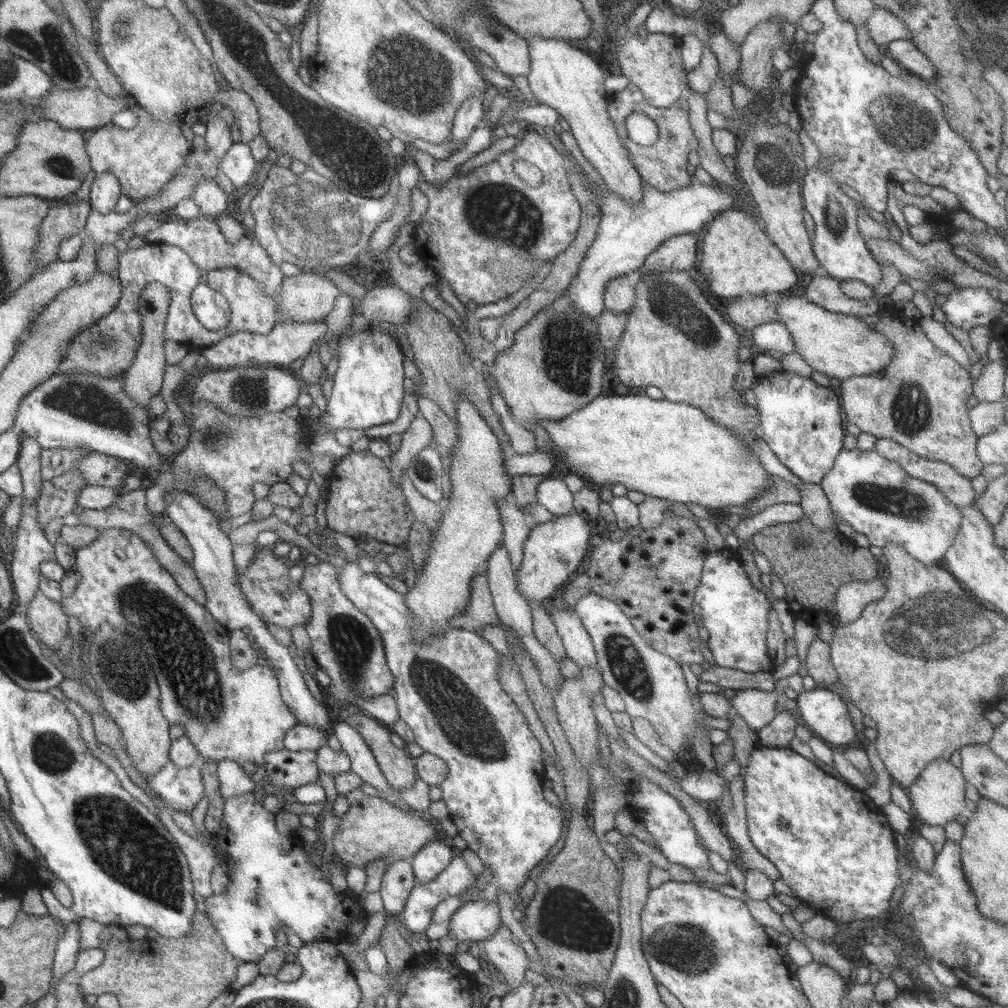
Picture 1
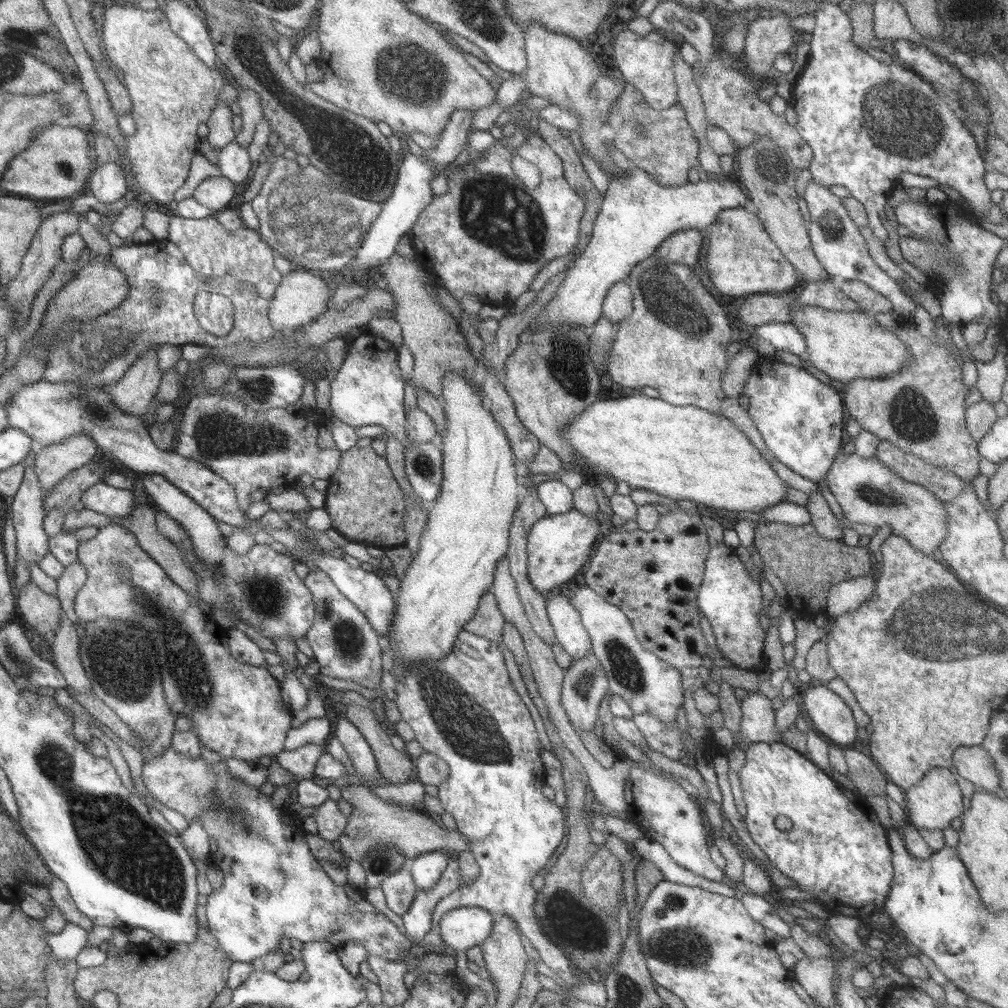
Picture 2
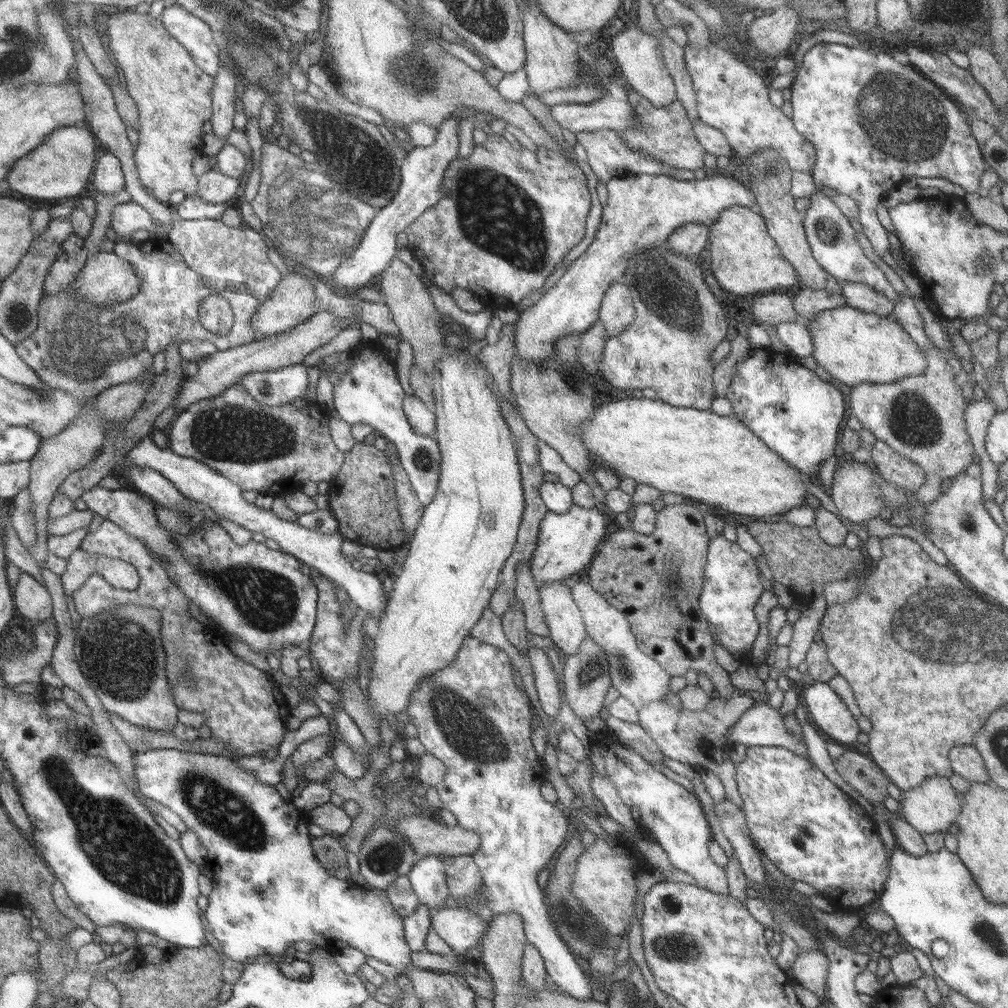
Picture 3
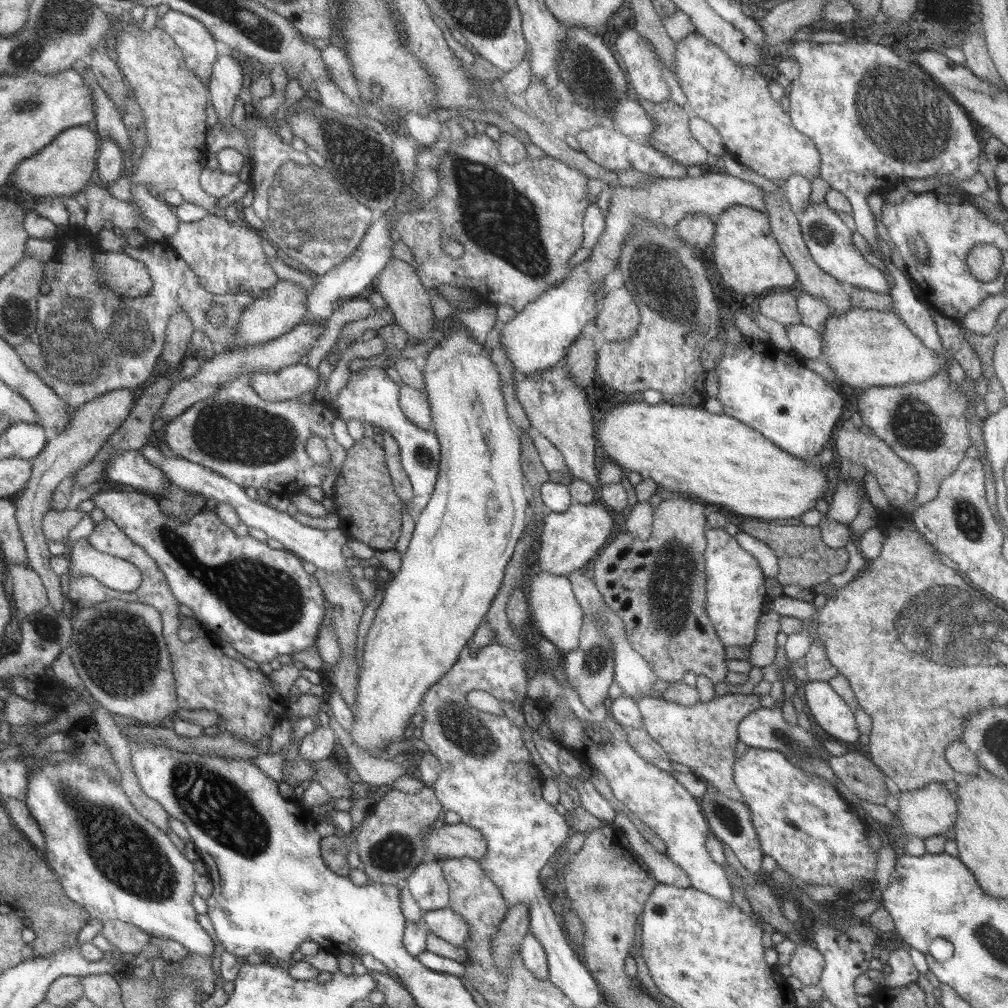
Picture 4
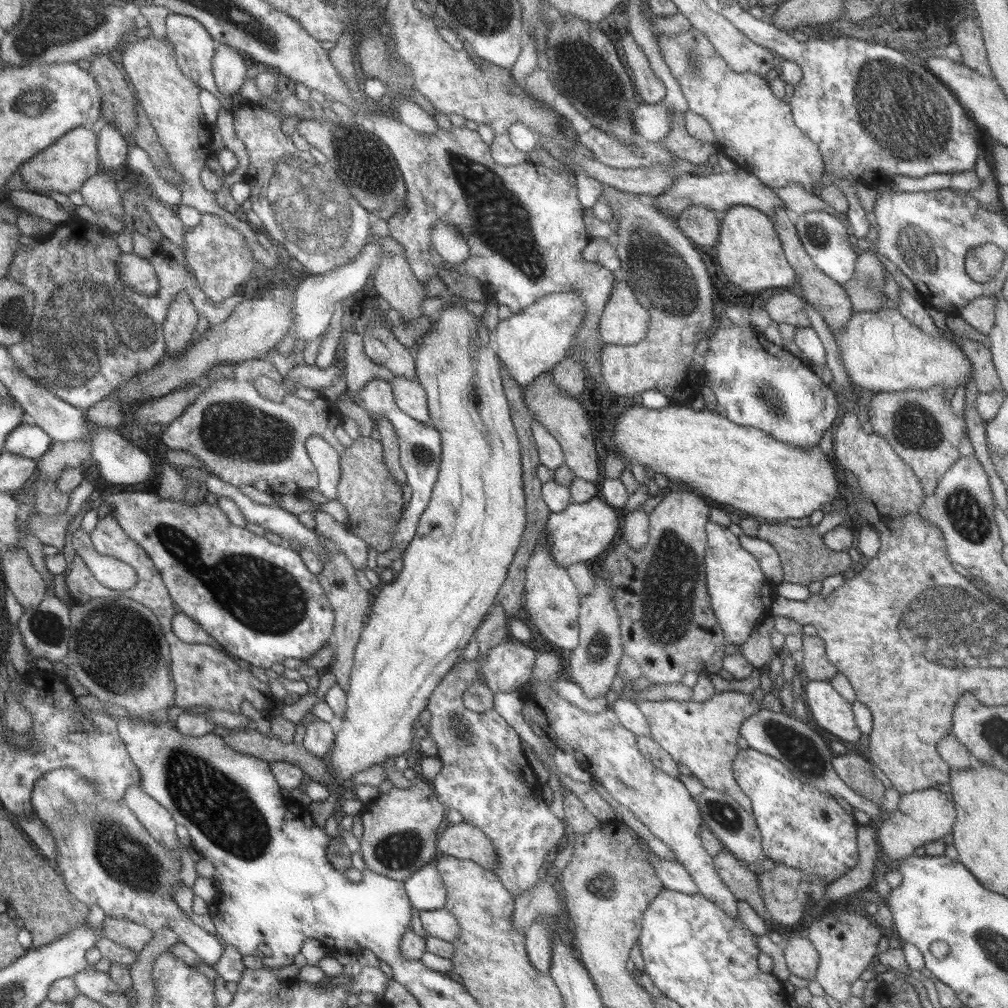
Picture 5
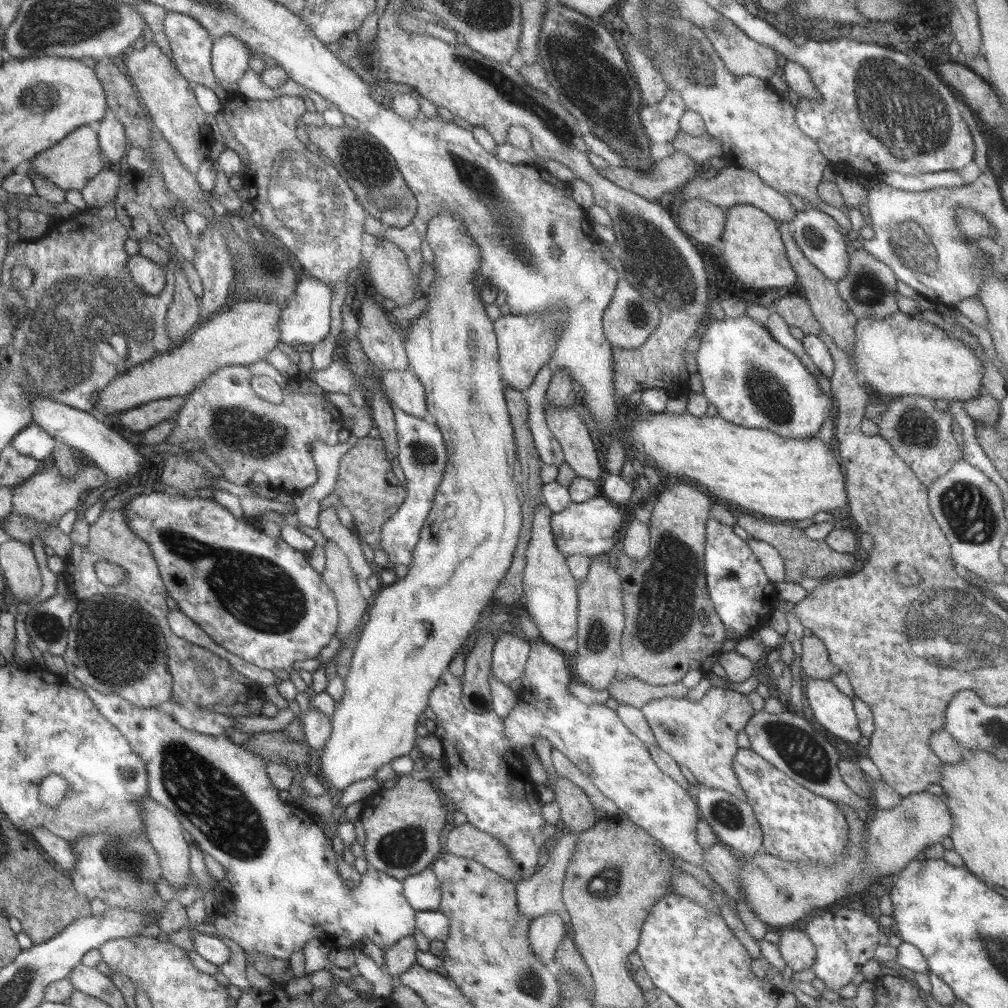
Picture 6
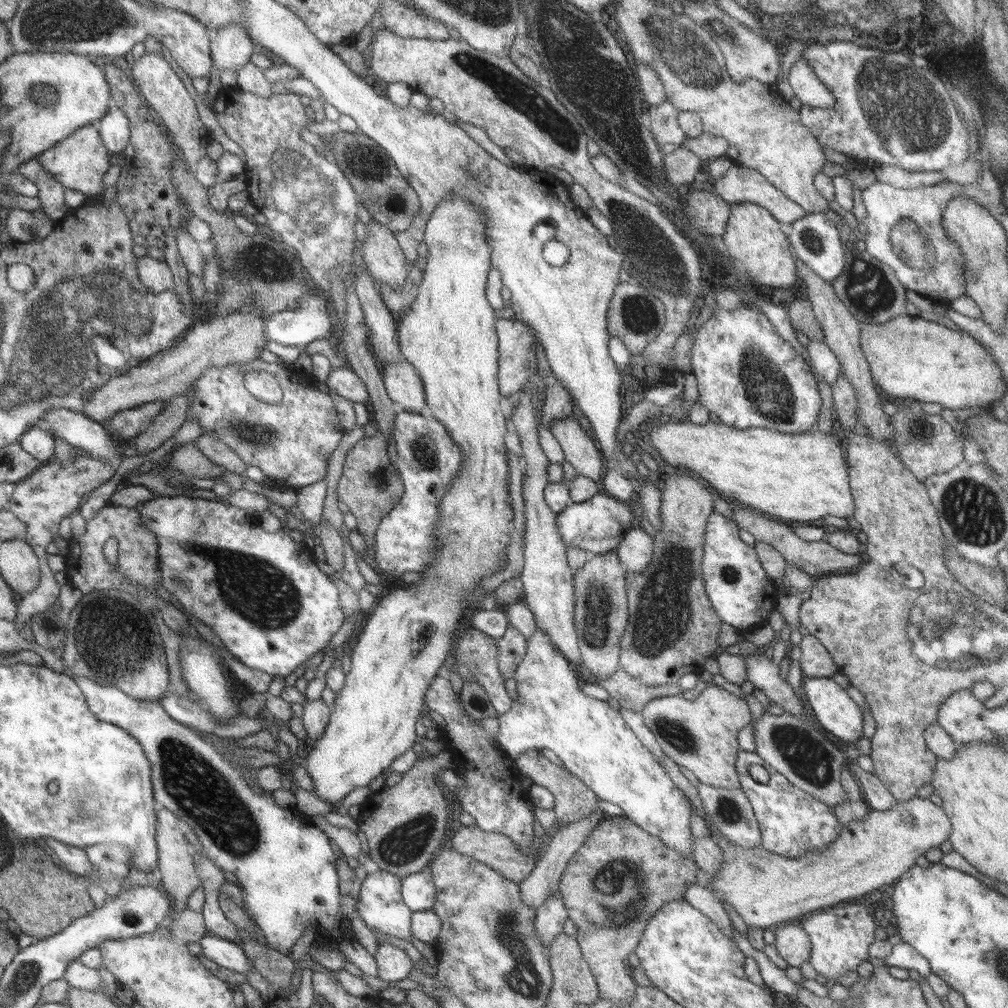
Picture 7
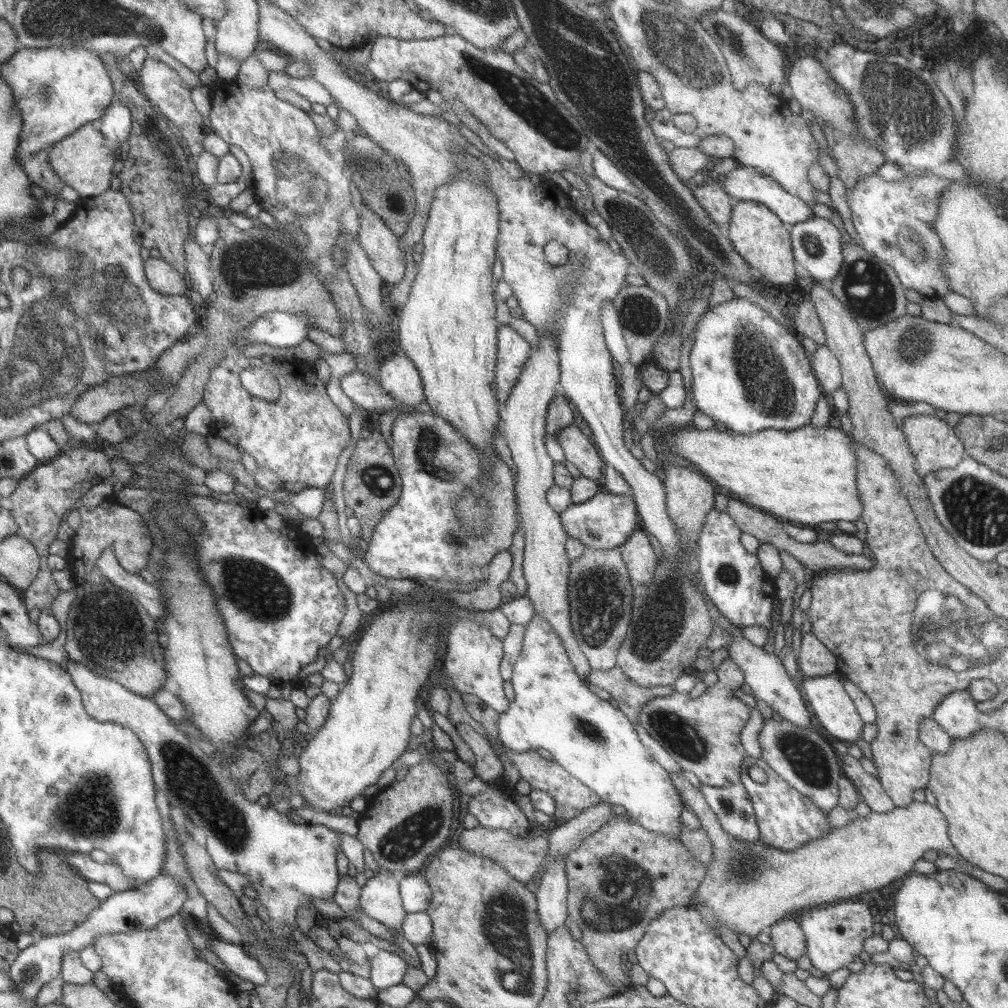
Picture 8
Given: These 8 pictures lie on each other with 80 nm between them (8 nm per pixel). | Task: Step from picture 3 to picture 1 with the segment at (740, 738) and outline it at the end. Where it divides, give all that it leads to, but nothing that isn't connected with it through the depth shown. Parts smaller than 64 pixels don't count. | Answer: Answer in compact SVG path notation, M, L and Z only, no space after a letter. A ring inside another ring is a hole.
M760 690L737 691L730 699L731 706L757 732L764 728L776 715L778 692Z

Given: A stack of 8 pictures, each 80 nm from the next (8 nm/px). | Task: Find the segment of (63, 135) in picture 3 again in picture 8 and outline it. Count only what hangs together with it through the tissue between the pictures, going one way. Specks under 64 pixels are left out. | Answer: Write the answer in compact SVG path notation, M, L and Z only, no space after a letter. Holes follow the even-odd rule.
M94 123L85 124L78 128L73 135L55 143L48 154L48 162L53 166L54 172L66 186L71 186L79 192L82 198L95 197L110 189L112 168L116 162L116 154L108 138L100 132Z

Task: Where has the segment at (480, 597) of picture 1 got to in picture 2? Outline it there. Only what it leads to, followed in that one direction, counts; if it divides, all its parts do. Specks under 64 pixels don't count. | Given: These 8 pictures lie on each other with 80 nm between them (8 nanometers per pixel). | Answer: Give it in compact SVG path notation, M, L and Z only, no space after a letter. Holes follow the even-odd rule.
M488 591L482 596L477 615L466 624L465 631L476 633L477 636L485 637L498 644L499 641L503 641L504 624L504 616L500 613L494 594Z

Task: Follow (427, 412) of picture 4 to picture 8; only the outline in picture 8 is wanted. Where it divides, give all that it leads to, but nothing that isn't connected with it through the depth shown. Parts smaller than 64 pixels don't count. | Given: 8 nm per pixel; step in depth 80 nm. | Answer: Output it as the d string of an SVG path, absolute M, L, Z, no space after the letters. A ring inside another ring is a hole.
M400 352L380 362L379 382L407 411L424 402L425 394L418 369Z

